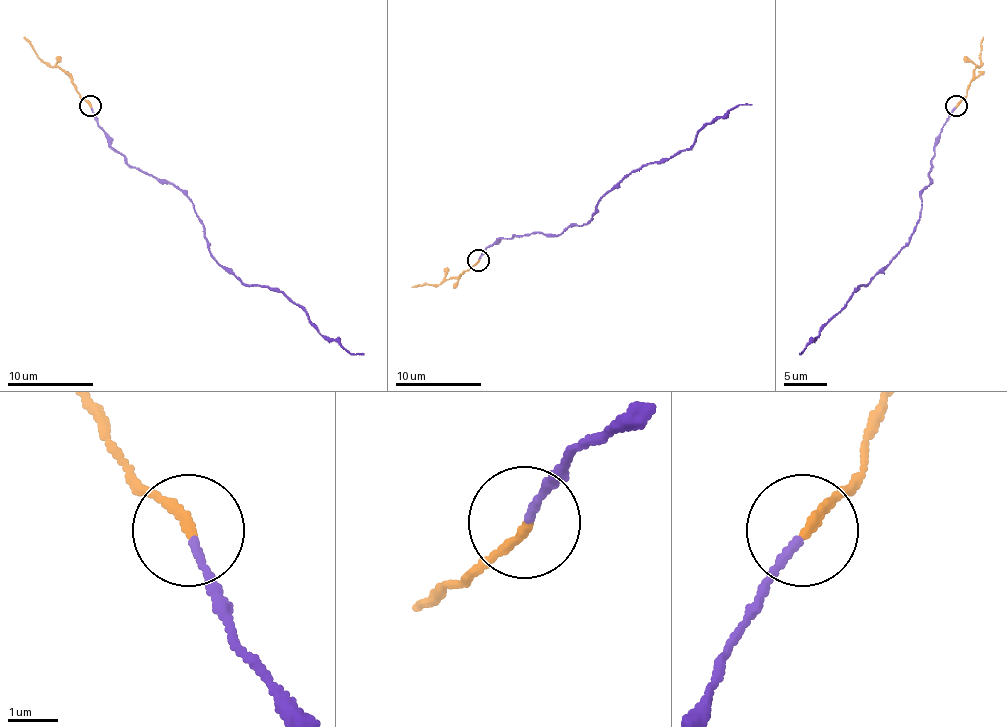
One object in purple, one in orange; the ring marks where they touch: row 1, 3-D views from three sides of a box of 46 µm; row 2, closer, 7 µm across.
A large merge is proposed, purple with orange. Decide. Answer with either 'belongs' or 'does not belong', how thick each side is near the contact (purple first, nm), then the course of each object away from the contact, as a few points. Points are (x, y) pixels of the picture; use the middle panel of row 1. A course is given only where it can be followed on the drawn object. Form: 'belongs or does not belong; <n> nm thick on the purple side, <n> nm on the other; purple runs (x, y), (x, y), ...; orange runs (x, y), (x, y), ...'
does not belong; 150 nm thick on the purple side, 200 nm on the other; purple runs (479, 260), (489, 245), (513, 235), (560, 235), (582, 226), (631, 172), (689, 149), (712, 121), (751, 104); orange runs (479, 260), (457, 278), (412, 286)

